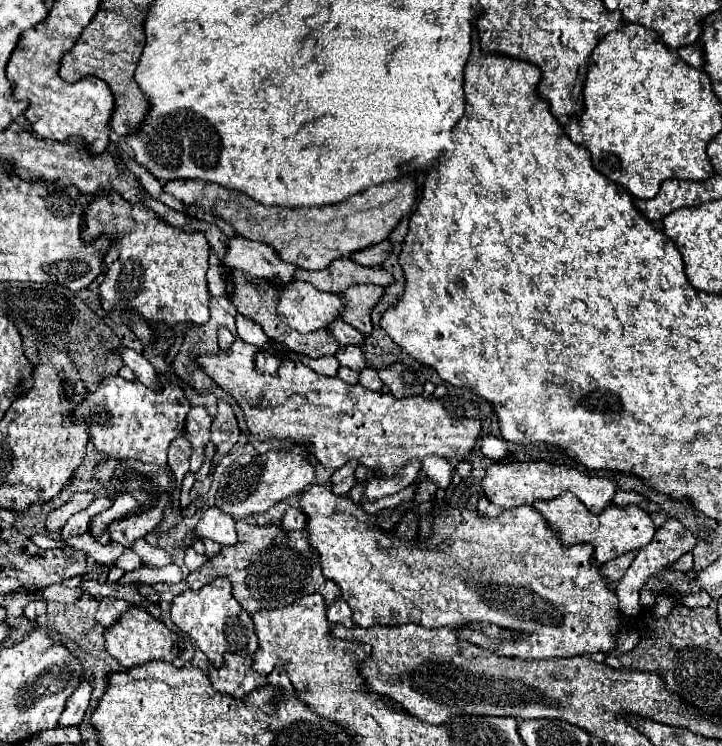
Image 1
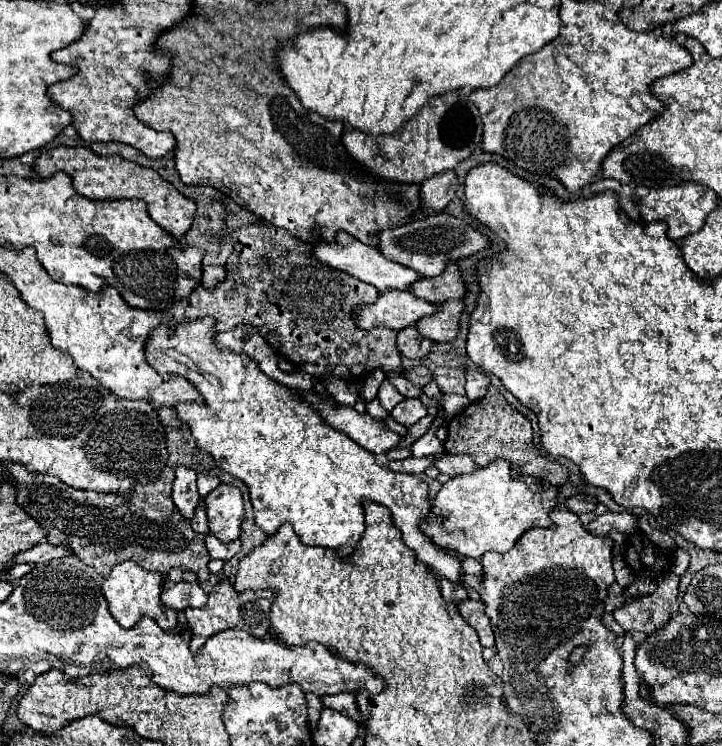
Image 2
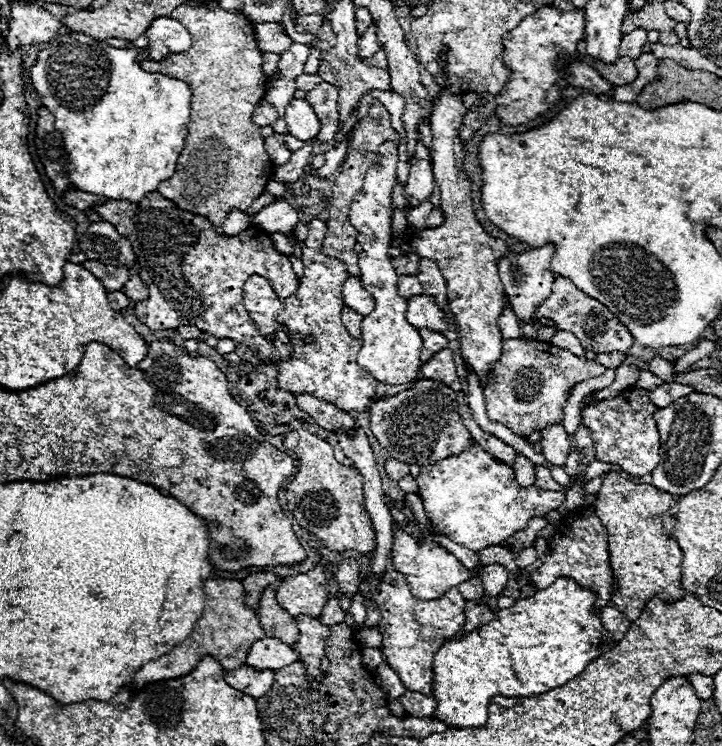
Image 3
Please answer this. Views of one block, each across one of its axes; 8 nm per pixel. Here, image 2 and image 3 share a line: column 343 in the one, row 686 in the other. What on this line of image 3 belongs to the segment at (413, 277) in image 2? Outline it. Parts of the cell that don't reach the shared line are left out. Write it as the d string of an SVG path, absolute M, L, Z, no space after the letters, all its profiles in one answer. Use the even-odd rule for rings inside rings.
M242 666L238 670L224 672L224 678L232 688L242 690L252 698L260 698L274 684L274 670L254 670L250 666Z

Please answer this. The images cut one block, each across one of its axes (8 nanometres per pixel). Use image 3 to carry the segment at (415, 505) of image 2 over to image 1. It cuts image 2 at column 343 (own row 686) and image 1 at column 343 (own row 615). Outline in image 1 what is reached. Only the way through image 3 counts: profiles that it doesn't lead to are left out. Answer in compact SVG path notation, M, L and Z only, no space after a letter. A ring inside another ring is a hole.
M310 486L306 492L302 492L300 496L304 514L308 516L308 532L310 532L310 544L318 550L320 554L320 566L324 570L324 576L334 580L340 590L342 590L342 598L348 602L350 610L352 610L352 620L356 626L362 628L370 628L370 626L400 626L400 624L418 624L424 628L450 628L450 630L458 630L460 636L464 636L466 640L470 640L472 644L480 646L480 648L488 648L498 656L508 656L508 658L552 658L552 656L578 656L578 654L592 654L592 652L612 652L616 648L616 638L618 638L618 628L620 628L620 600L616 596L616 590L610 586L608 578L600 572L600 566L592 564L592 546L590 544L576 544L576 546L562 546L558 536L554 532L550 532L550 528L546 526L546 520L542 518L542 514L538 510L534 510L532 506L518 506L518 508L510 508L504 510L500 516L496 518L482 518L472 510L466 508L450 508L450 506L440 506L438 514L434 516L434 524L432 524L432 536L424 542L400 542L396 540L392 534L386 534L382 530L378 530L376 526L376 514L370 516L366 514L358 504L354 504L350 498L344 496L336 496L332 494L330 486ZM478 622L488 622L488 624L496 624L502 630L510 630L514 634L514 638L488 638L486 634L482 634L482 630L474 630L470 624L478 624Z

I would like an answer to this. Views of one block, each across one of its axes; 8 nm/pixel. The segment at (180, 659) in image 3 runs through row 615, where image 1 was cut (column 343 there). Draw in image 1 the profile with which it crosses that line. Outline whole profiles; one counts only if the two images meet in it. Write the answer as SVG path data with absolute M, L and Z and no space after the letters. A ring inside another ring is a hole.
M402 176L398 180L354 194L346 202L316 206L310 210L264 206L242 192L228 192L218 184L206 184L200 180L170 180L164 184L164 192L176 196L186 206L210 212L220 220L224 218L224 222L228 222L242 238L270 244L284 262L306 270L318 270L326 268L336 258L386 240L400 218L412 210L416 200L416 182L414 176Z

